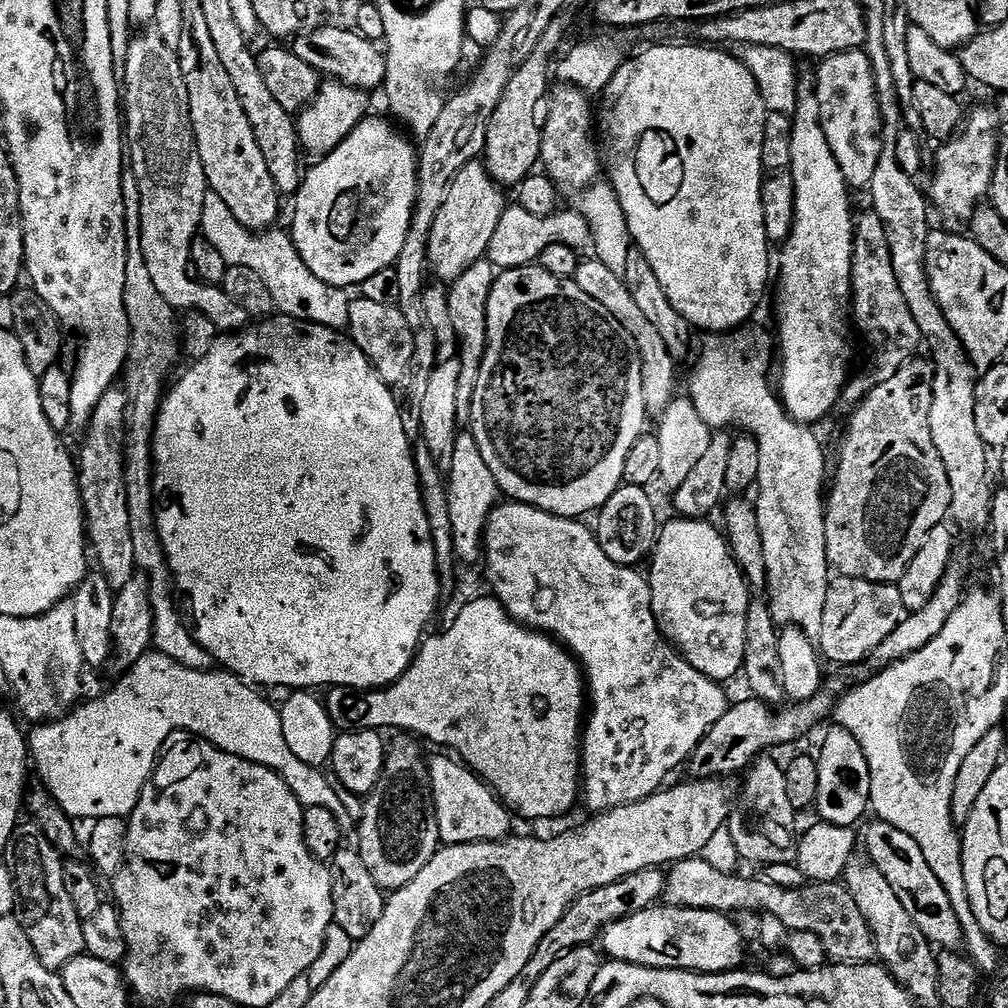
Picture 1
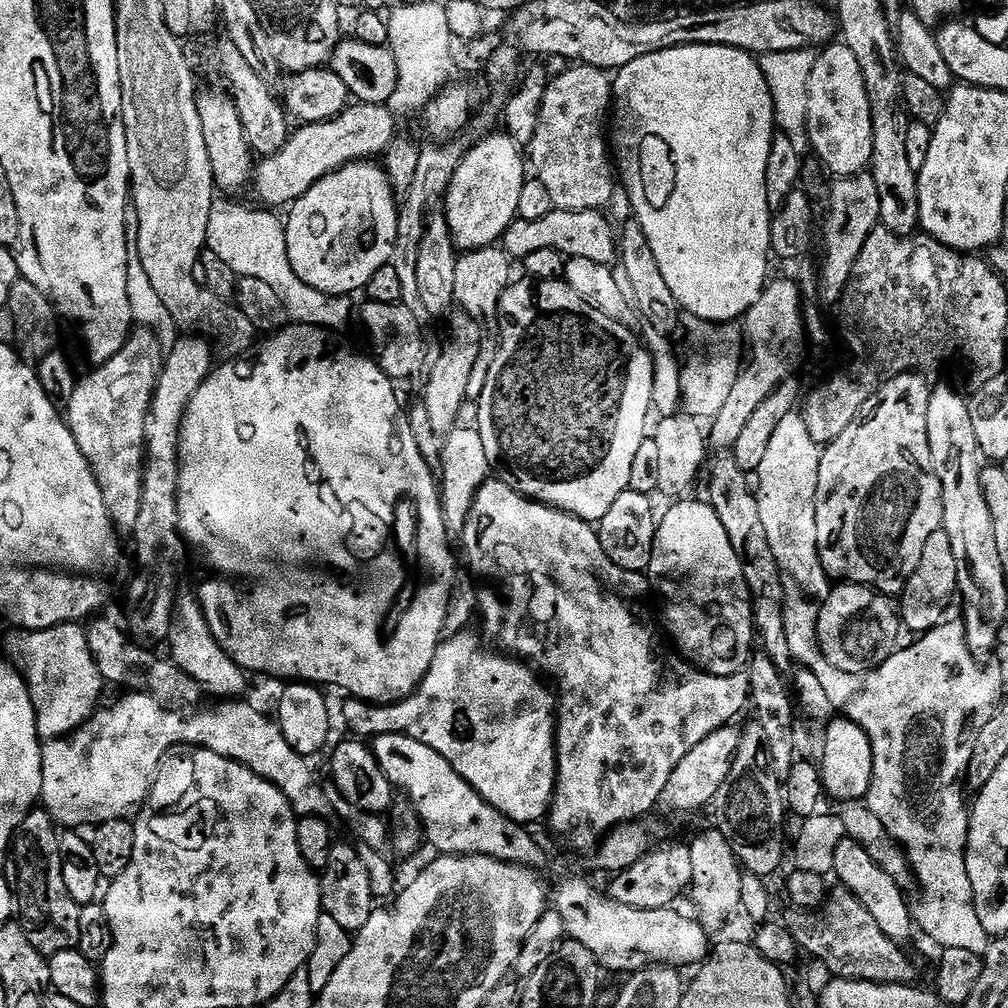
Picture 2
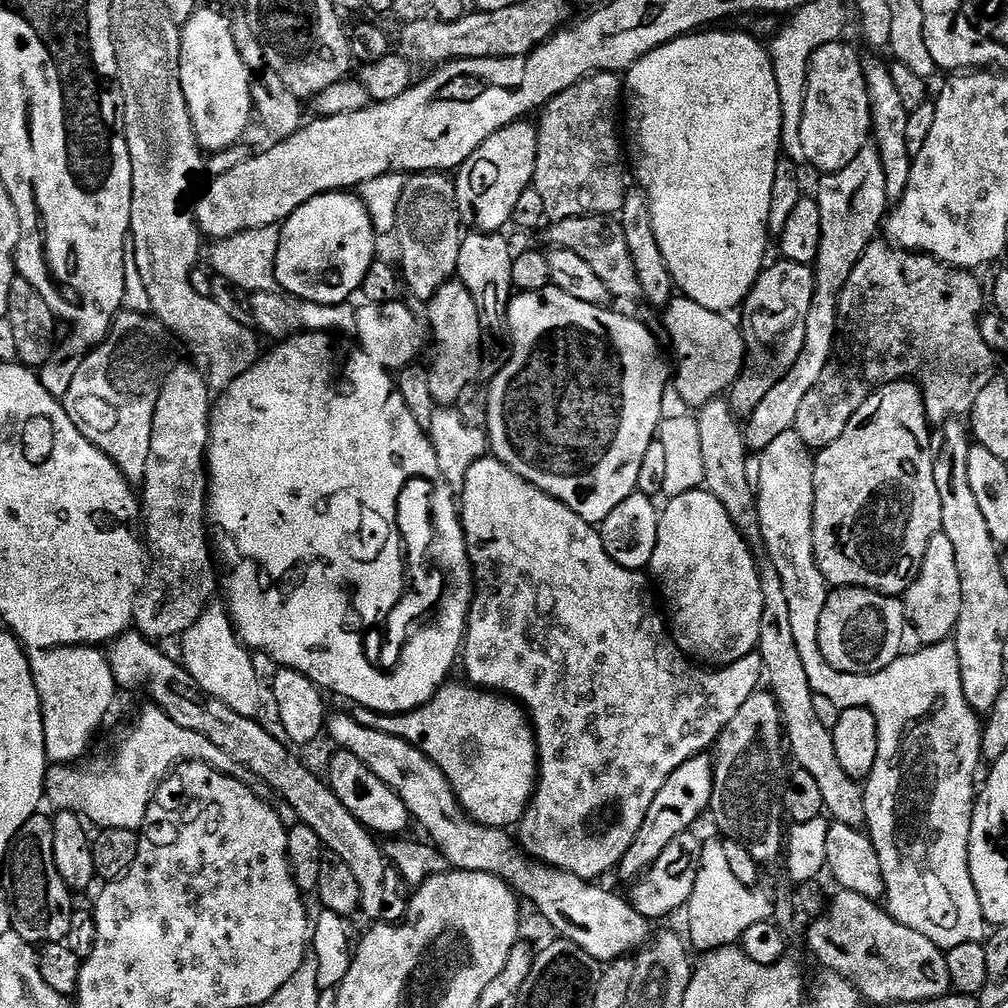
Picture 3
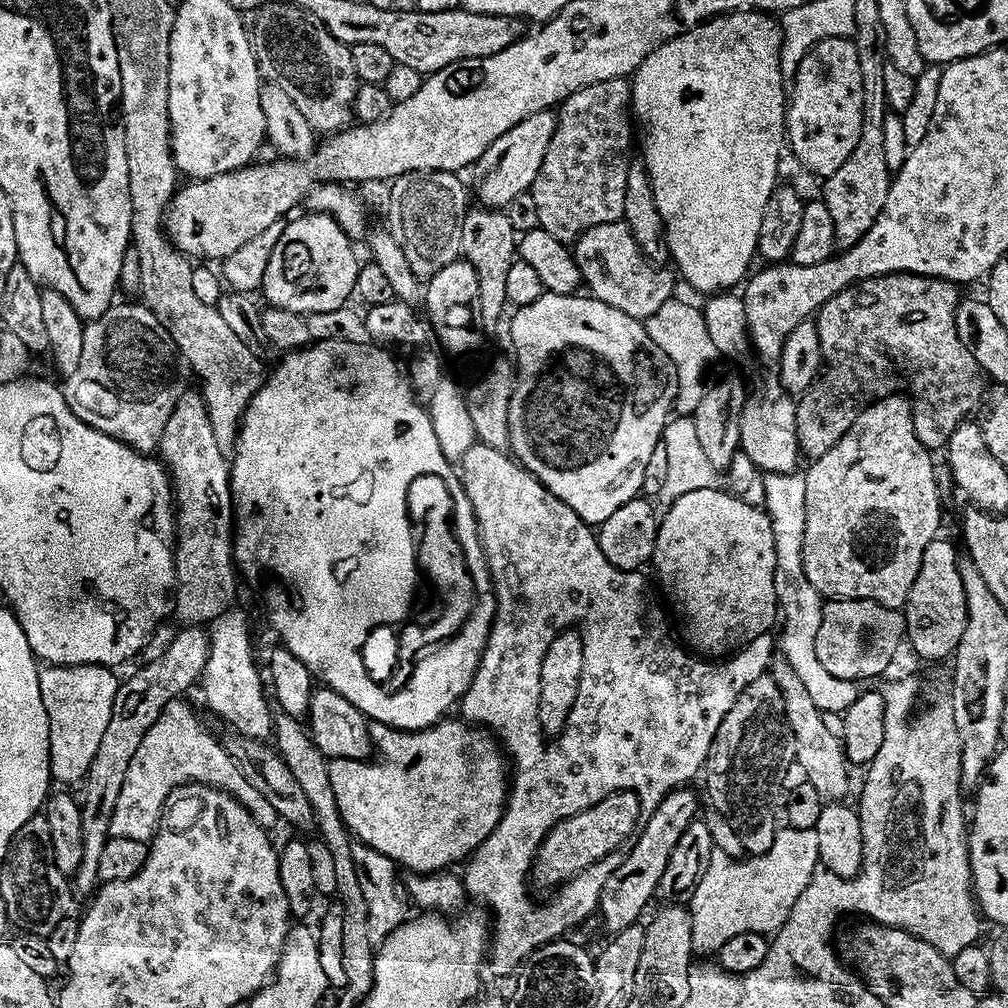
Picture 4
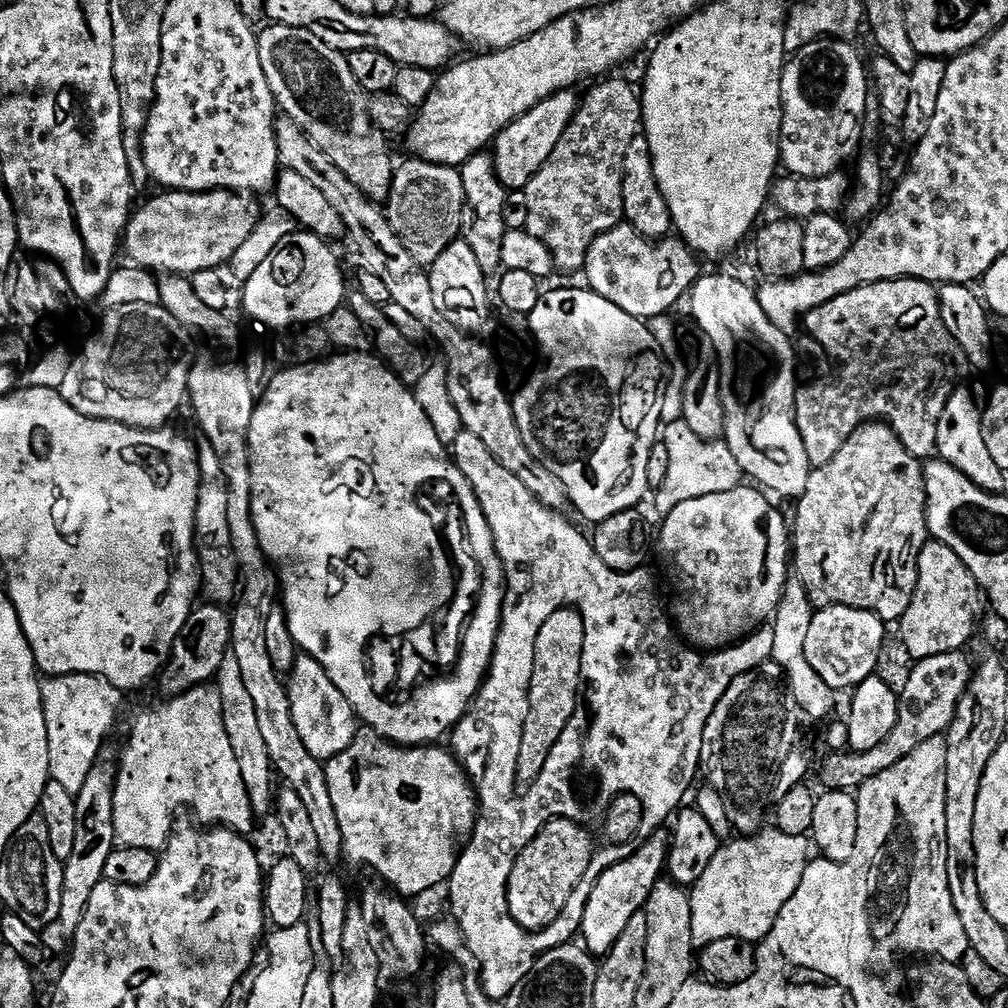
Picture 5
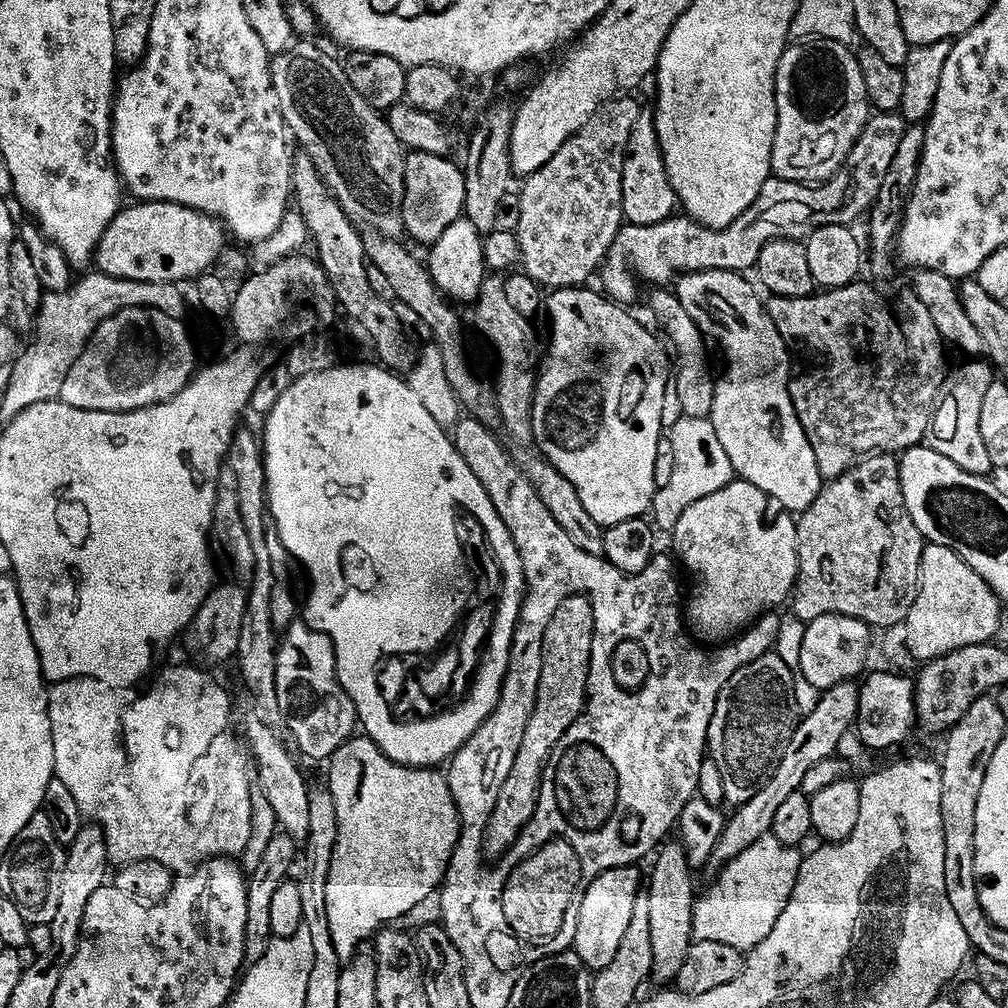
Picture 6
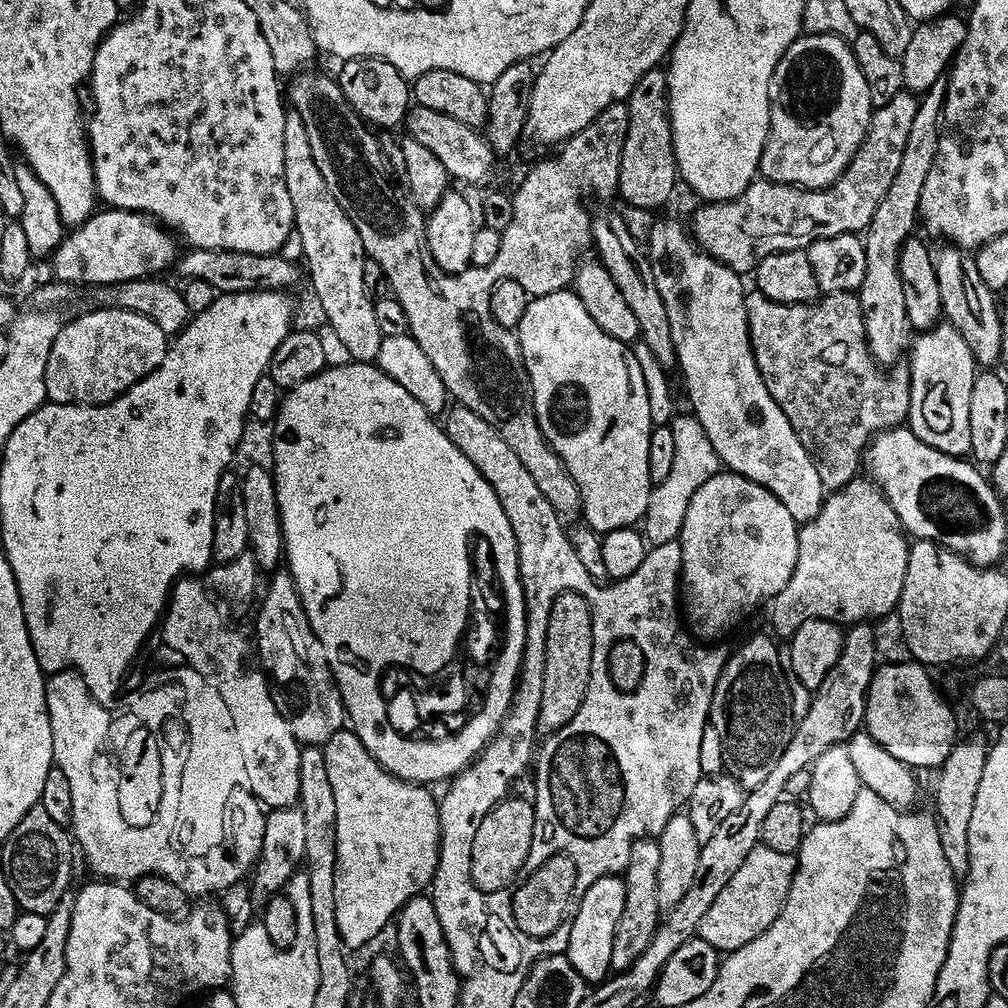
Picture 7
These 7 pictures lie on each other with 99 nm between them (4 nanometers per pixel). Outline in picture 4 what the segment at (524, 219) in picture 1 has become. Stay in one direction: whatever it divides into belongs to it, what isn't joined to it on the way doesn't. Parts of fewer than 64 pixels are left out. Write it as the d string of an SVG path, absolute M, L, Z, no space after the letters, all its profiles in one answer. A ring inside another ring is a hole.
M607 224L594 226L582 234L574 245L574 257L583 276L587 291L603 304L622 310L630 318L645 322L657 314L666 303L674 298L674 292L668 284L660 284L660 276L651 259L642 254L634 234L630 234L627 224Z

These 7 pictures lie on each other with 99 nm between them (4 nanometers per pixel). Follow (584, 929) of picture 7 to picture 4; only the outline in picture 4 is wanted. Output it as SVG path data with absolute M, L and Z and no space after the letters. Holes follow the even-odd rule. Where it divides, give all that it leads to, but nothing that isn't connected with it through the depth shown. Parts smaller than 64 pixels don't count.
M687 787L678 788L665 798L665 800L651 812L651 814L643 821L642 827L639 829L638 835L635 837L634 843L627 849L627 854L621 859L620 865L610 874L609 880L606 882L605 888L601 892L601 900L599 904L599 915L604 915L604 924L609 928L609 933L615 934L626 930L632 924L637 923L644 912L644 907L651 902L660 891L660 883L662 882L662 874L666 872L666 866L670 862L670 854L674 854L674 846L678 846L678 842L682 838L682 834L686 834L686 830L697 819L696 816L696 796Z

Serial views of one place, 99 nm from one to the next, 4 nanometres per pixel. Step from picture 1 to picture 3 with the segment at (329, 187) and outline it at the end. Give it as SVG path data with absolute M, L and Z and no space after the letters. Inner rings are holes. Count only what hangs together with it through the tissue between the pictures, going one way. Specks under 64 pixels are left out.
M348 190L323 192L310 198L280 228L276 255L276 284L284 280L308 280L310 292L303 303L343 304L364 287L364 279L377 259L378 237L368 208L359 195Z

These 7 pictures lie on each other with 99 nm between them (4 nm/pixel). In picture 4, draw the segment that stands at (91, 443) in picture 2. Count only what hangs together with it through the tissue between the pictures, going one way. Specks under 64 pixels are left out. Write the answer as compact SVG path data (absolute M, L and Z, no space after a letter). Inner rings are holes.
M140 302L119 304L85 327L86 346L82 346L82 363L72 376L63 381L62 391L70 410L79 420L118 442L130 445L136 452L152 454L160 447L166 422L170 422L170 414L174 412L181 391L182 360L170 330L166 330L164 323L147 306Z

